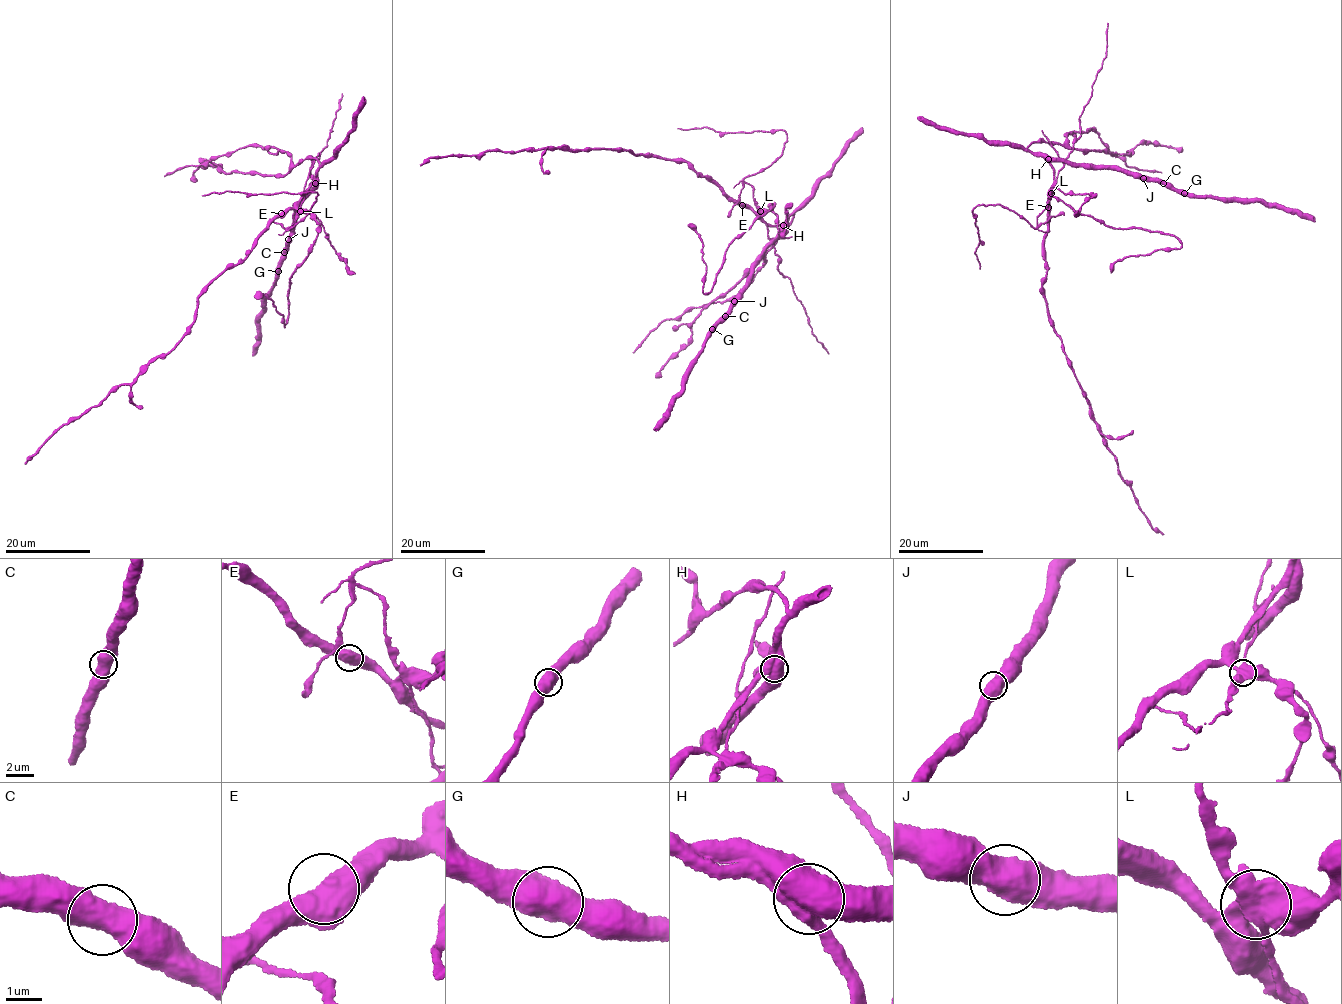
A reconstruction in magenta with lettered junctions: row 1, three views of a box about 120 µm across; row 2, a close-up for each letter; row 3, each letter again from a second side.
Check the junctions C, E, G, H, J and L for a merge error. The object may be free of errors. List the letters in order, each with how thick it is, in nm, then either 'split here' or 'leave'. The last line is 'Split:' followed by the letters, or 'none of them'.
C: 650 nm | leave
E: 600 nm | leave
G: 650 nm | leave
H: 700 nm | leave
J: 700 nm | leave
L: 650 nm | split here
Split: L

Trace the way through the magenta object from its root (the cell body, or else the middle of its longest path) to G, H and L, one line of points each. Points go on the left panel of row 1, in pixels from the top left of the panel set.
G: (259, 233), (293, 204), (303, 201), (306, 191), (308, 193), (296, 207), (295, 232), (278, 271)
H: (259, 233), (284, 210), (292, 207), (315, 183)
L: (259, 233), (286, 211), (297, 208), (300, 211)

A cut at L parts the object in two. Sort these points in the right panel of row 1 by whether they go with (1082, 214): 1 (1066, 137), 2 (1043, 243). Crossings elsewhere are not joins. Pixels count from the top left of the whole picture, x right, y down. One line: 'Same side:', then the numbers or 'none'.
Same side: 1, 2

